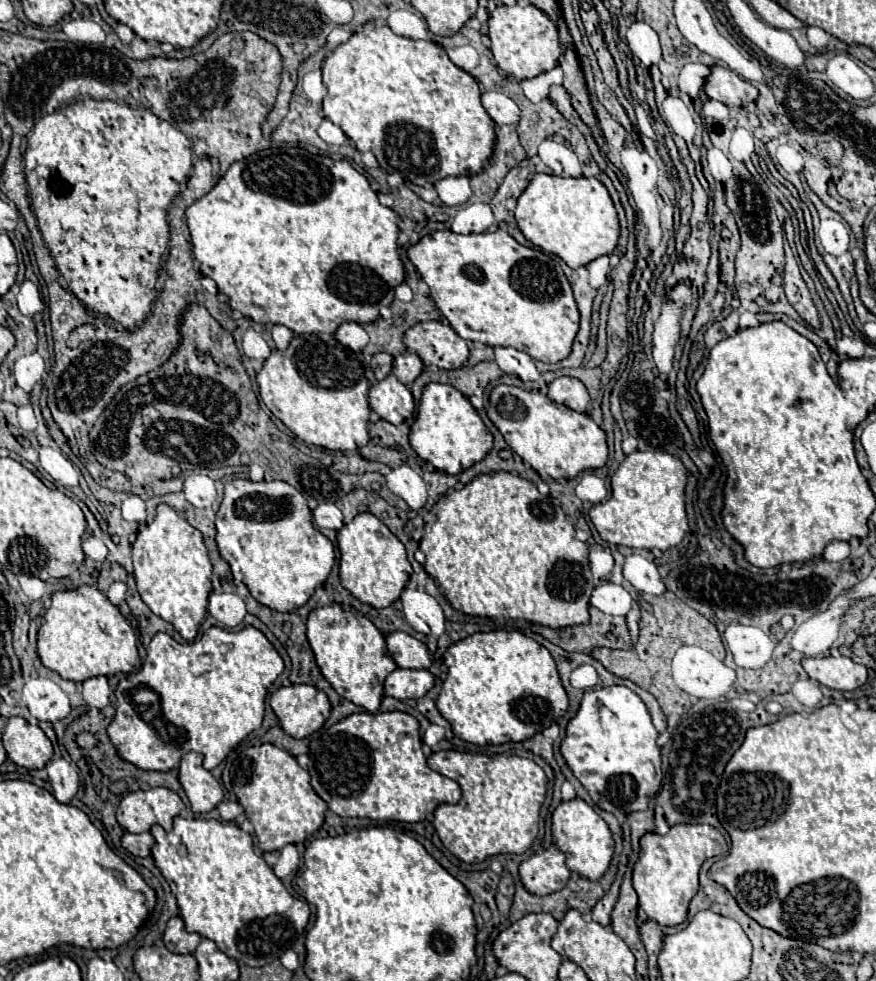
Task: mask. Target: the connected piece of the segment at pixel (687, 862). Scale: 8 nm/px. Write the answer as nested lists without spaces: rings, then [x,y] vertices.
[[[677,824],[677,826],[671,826],[665,836],[651,834],[651,832],[645,834],[641,838],[641,856],[639,856],[639,862],[635,864],[635,870],[633,870],[633,888],[639,896],[639,908],[645,910],[649,920],[653,920],[661,926],[683,924],[687,920],[689,902],[699,890],[699,878],[697,876],[699,876],[701,864],[707,858],[719,856],[719,854],[727,854],[727,842],[715,828],[711,828],[707,824]]]

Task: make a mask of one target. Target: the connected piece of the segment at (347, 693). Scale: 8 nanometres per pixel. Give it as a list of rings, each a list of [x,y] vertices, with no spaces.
[[[331,604],[309,614],[307,640],[321,674],[331,682],[335,692],[369,712],[377,712],[383,698],[383,682],[397,668],[395,660],[387,656],[385,636],[377,630],[377,626],[359,612],[355,616],[339,604]]]

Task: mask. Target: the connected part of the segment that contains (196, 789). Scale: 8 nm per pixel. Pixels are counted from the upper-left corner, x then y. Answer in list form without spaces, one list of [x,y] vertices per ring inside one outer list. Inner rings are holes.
[[[189,752],[179,766],[179,782],[191,802],[193,812],[211,812],[221,800],[223,790],[209,770],[203,768],[203,756]]]

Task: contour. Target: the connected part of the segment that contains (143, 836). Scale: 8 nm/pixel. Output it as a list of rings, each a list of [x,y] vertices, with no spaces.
[[[125,832],[125,836],[121,838],[121,844],[131,854],[147,858],[147,856],[151,856],[151,846],[155,844],[155,838],[151,836],[151,832],[141,832],[141,834]]]

